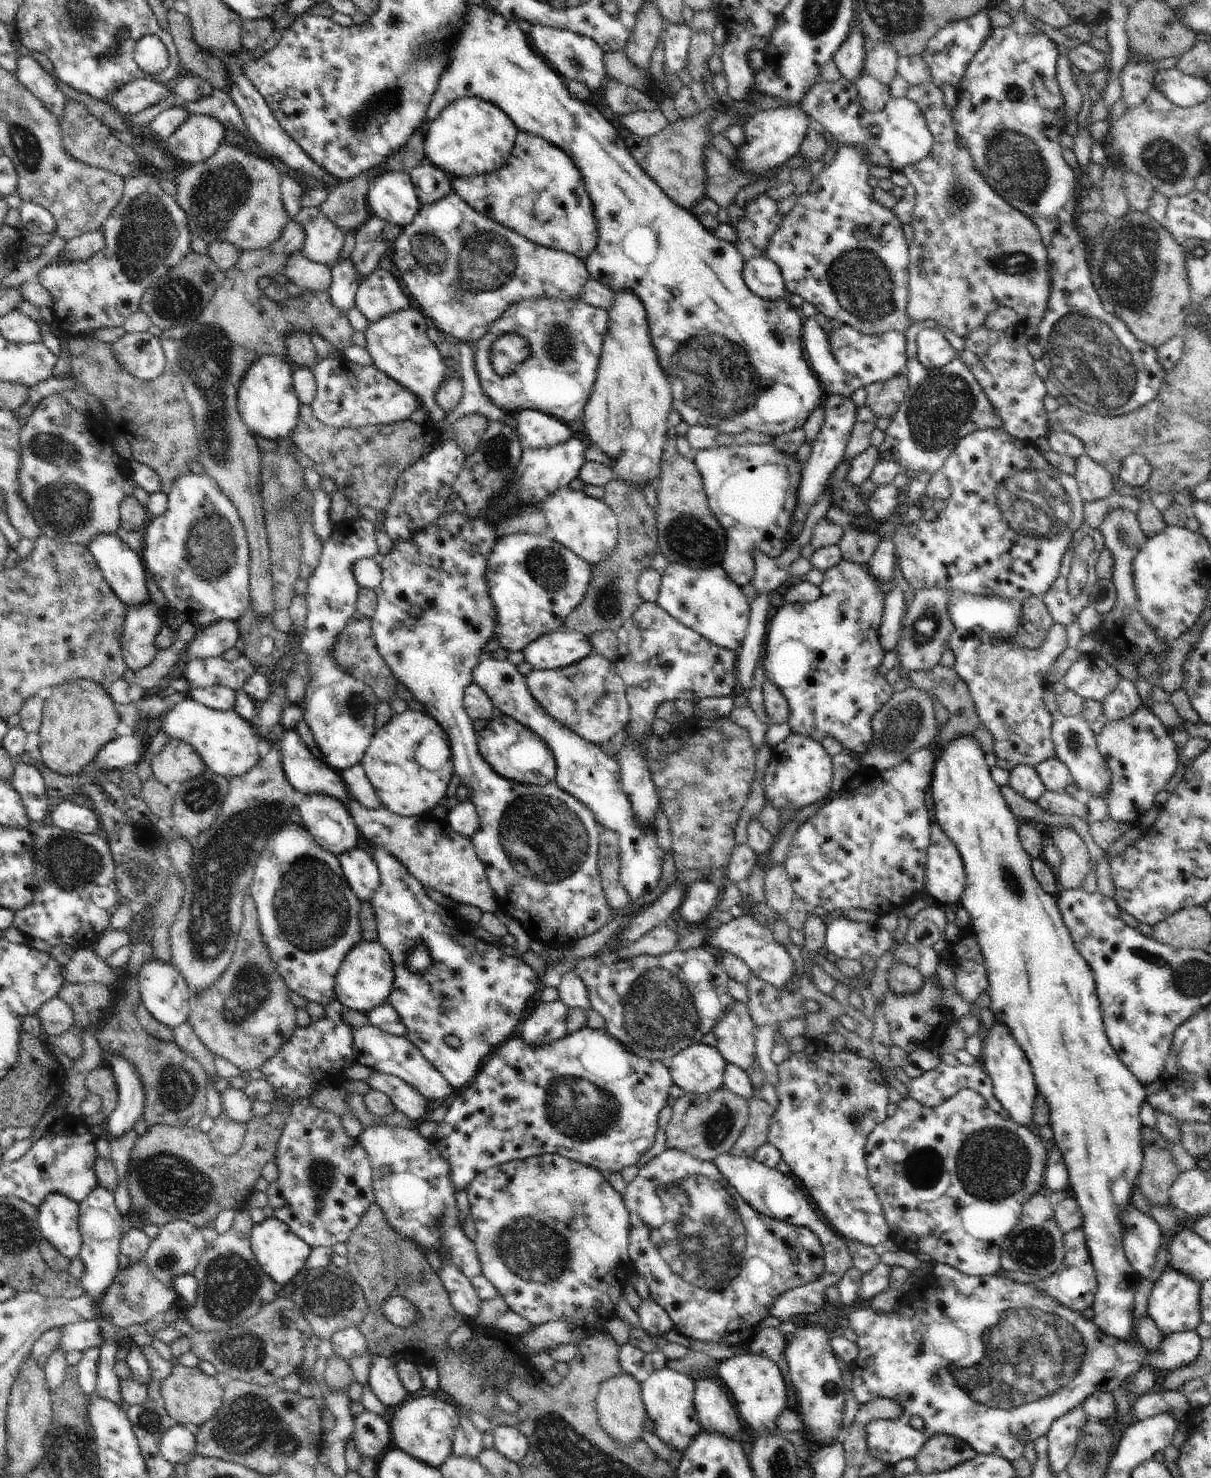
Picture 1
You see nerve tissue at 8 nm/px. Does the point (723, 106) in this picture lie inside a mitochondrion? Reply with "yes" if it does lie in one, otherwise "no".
no

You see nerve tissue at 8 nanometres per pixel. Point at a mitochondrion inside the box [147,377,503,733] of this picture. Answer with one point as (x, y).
(211, 550)

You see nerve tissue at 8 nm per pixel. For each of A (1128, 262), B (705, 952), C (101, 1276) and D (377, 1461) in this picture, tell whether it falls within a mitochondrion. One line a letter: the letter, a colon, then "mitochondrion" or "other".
A: mitochondrion
B: other
C: other
D: other

